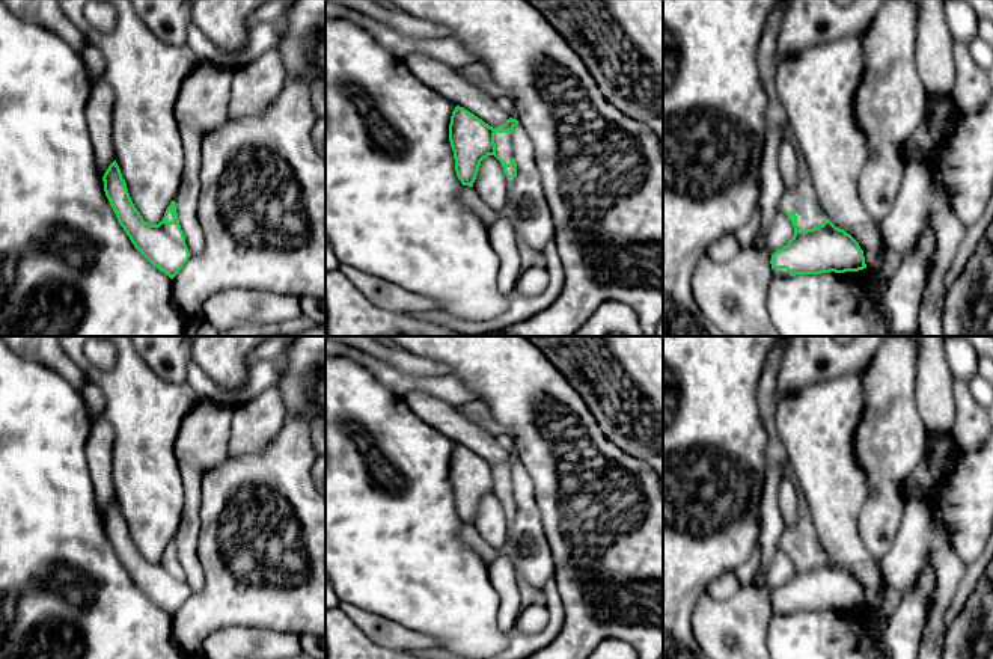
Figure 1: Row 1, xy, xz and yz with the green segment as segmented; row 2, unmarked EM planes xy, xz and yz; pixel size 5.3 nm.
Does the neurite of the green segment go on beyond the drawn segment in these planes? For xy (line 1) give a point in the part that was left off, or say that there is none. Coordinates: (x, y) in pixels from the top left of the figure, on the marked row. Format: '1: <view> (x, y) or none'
1: none

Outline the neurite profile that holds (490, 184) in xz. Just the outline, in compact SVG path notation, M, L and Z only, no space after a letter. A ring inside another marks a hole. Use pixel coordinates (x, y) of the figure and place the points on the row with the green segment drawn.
M494 155L481 161L473 189L493 210L503 210L506 205L509 196L506 175Z

